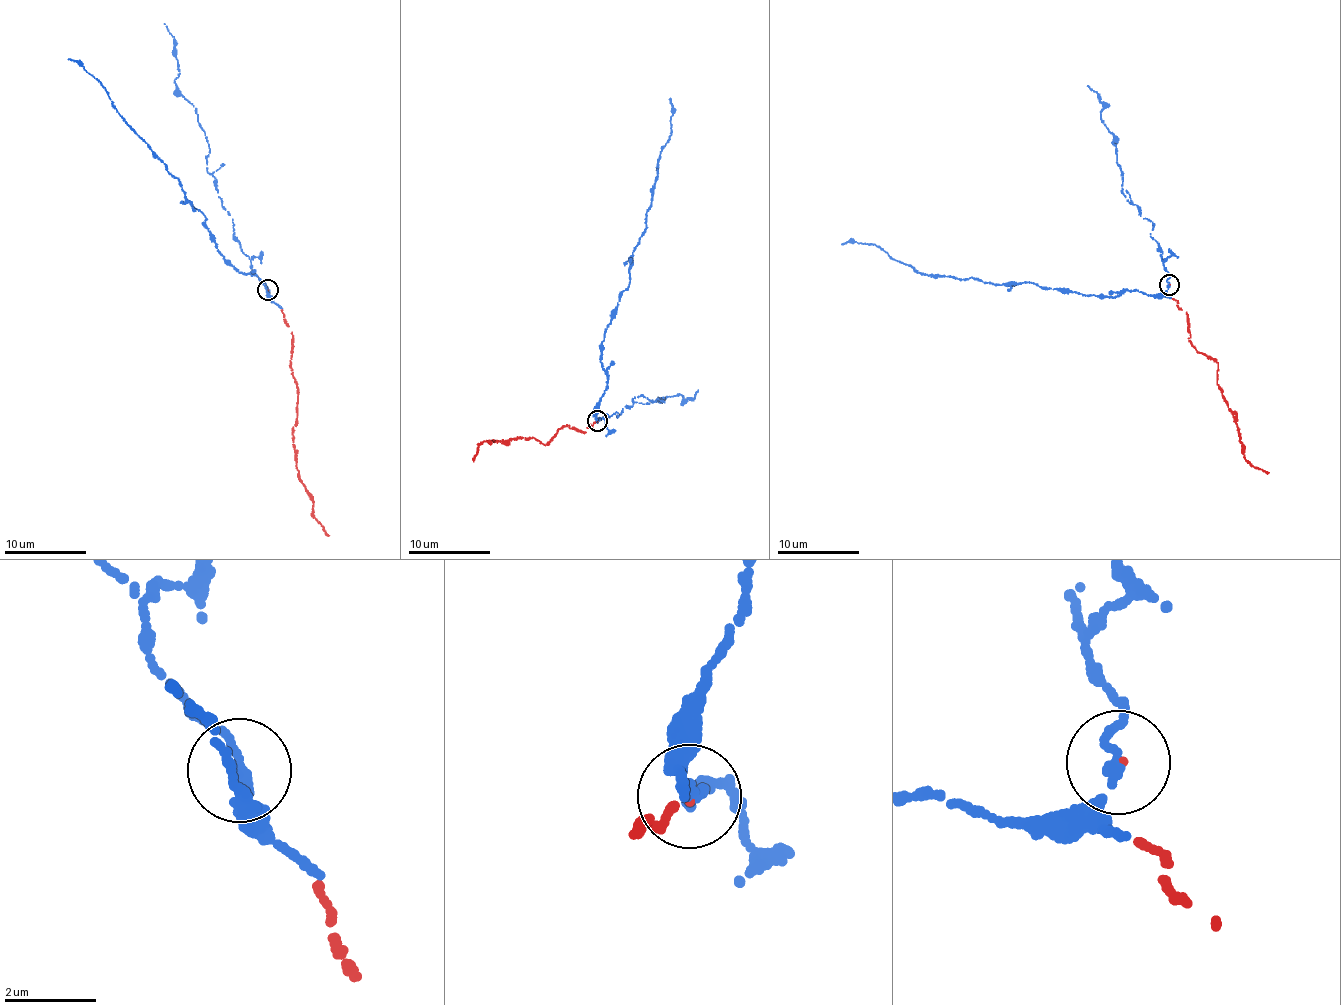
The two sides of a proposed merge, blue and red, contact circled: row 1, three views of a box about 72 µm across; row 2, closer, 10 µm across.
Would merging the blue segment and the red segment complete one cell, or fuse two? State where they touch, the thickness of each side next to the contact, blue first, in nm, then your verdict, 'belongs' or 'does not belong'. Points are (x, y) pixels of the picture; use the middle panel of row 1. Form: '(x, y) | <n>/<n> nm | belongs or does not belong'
(597, 420) | 190/50 nm | belongs

